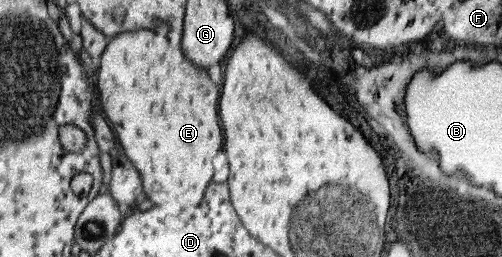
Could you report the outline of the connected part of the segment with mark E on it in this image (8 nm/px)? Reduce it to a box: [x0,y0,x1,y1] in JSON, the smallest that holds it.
[96,29,222,209]

